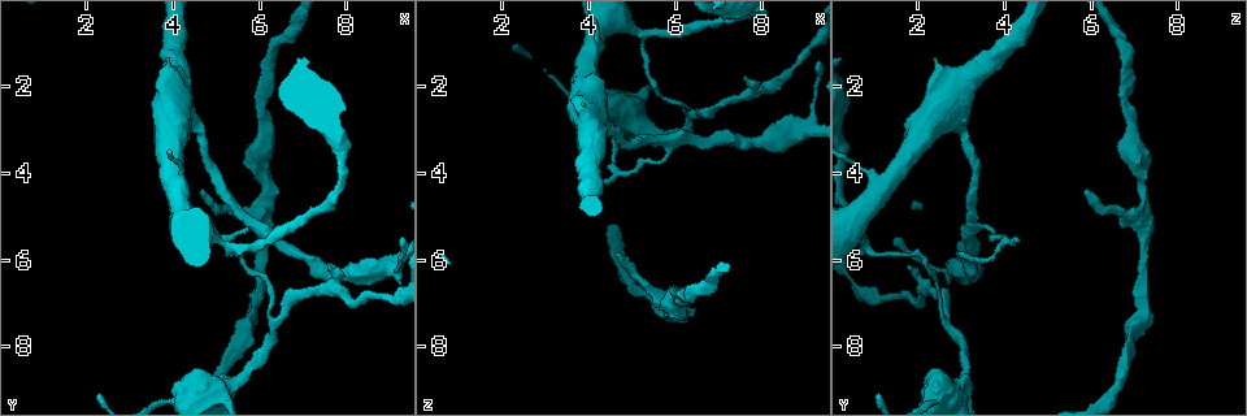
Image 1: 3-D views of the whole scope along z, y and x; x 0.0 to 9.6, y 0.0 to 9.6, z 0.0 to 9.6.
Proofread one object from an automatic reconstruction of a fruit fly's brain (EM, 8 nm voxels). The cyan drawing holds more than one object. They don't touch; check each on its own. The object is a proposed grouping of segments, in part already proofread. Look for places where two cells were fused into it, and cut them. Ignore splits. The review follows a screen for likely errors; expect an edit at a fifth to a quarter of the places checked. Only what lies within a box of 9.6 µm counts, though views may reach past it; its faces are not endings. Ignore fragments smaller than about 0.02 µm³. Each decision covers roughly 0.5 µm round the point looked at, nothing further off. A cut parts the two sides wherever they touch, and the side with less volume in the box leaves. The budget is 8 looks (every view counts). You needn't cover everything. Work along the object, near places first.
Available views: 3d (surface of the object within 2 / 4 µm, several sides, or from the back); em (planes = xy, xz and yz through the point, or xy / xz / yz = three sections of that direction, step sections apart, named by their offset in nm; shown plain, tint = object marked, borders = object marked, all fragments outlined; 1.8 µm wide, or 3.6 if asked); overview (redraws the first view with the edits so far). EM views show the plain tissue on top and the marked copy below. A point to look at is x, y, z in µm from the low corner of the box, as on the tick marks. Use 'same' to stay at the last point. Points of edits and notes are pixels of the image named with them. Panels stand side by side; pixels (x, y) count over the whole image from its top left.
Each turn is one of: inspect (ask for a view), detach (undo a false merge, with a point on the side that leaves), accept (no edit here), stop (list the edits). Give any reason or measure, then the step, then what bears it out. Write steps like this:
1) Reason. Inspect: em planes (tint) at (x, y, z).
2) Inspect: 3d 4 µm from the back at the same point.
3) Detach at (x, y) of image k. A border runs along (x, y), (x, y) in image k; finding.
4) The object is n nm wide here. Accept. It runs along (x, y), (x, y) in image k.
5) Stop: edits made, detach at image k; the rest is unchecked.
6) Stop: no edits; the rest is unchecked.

Sharp bend. Inspect: 3d 2 µm at (6.30, 7.35, 2.65).

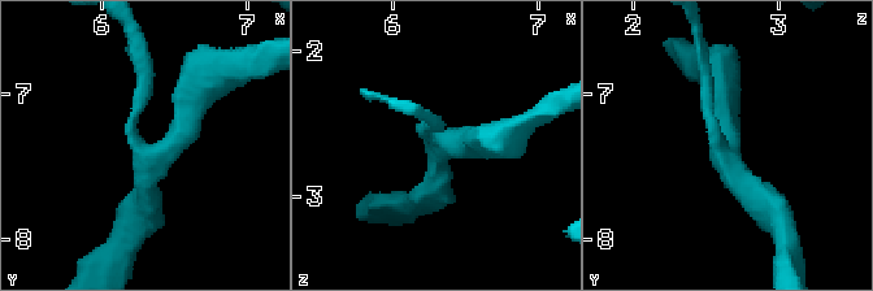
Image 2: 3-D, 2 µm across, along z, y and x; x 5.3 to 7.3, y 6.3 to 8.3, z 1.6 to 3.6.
3 arms meet here; need the tissue. Inspect: em xy step 4 (tint) at (6.36, 7.38, 2.62).

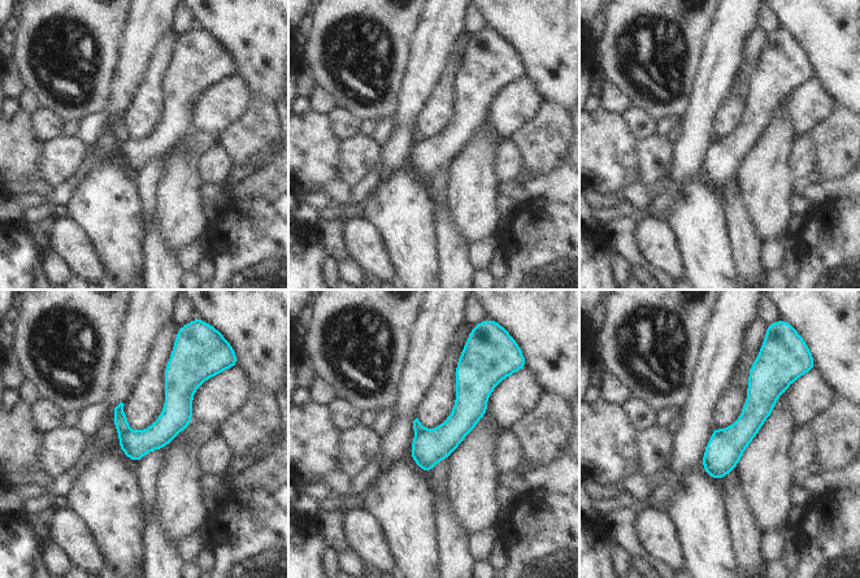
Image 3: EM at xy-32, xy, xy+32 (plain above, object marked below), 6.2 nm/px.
Inspect: em planes (tint) at the same point.

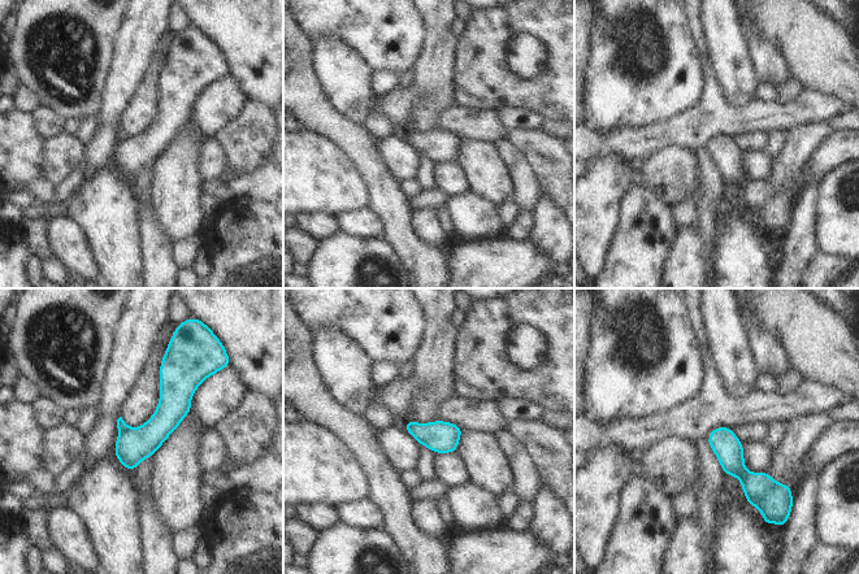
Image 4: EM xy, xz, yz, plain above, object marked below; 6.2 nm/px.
Detach at (133, 446) of image 4. The part that leaves runs along (165, 361), (169, 414), (129, 466) in image 4; two cells meet here.

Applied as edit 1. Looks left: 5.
Inspect: 3d 4 µm at (5.25, 5.70, 0.80).

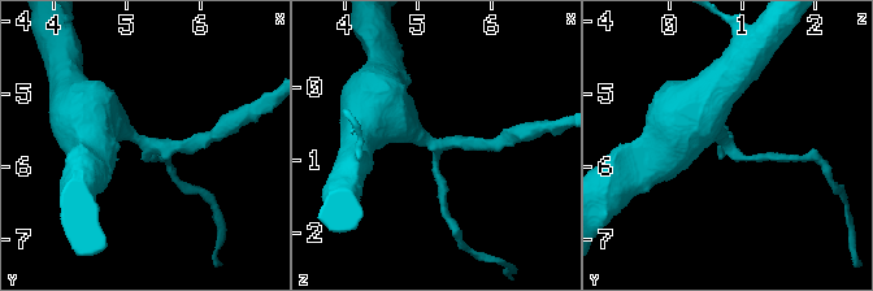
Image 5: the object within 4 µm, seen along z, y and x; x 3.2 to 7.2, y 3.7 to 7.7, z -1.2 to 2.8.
3 arms meet here. Inspect: em planes (tint) at (5.25, 5.70, 0.80).

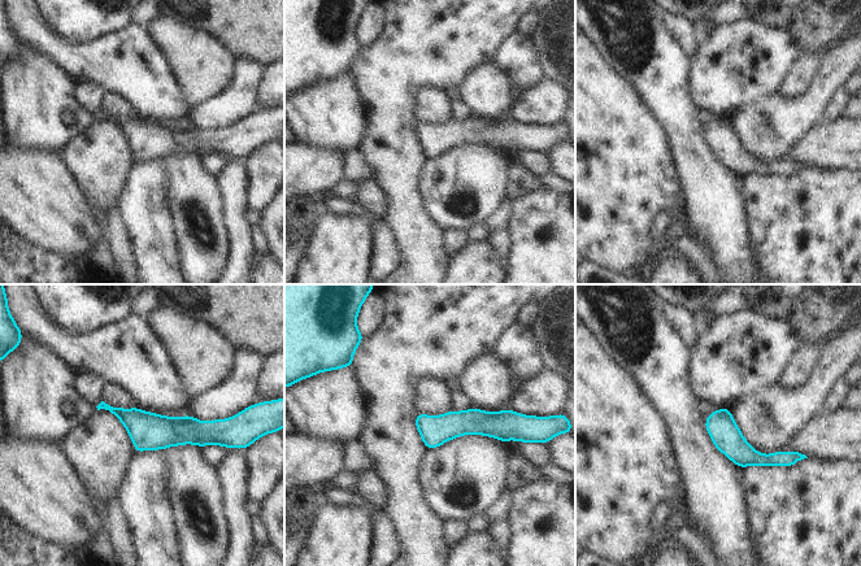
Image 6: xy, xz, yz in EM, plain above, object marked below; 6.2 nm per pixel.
The object is 190 nm wide here. Accept. It runs along (114, 410), (147, 430), (217, 423) in image 6; all the same cell.

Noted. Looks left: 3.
Branch point. Inspect: 3d 4 µm at (4.20, 4.20, 1.05).

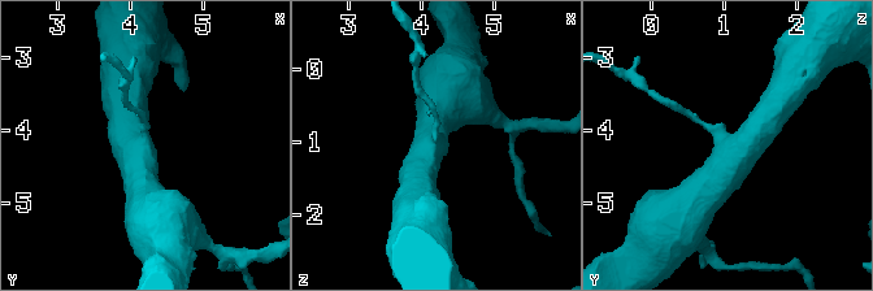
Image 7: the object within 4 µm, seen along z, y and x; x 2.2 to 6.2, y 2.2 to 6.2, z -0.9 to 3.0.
3 arms meet here; shape alone is not enough. Inspect: em planes (tint) at (4.15, 4.10, 1.05).

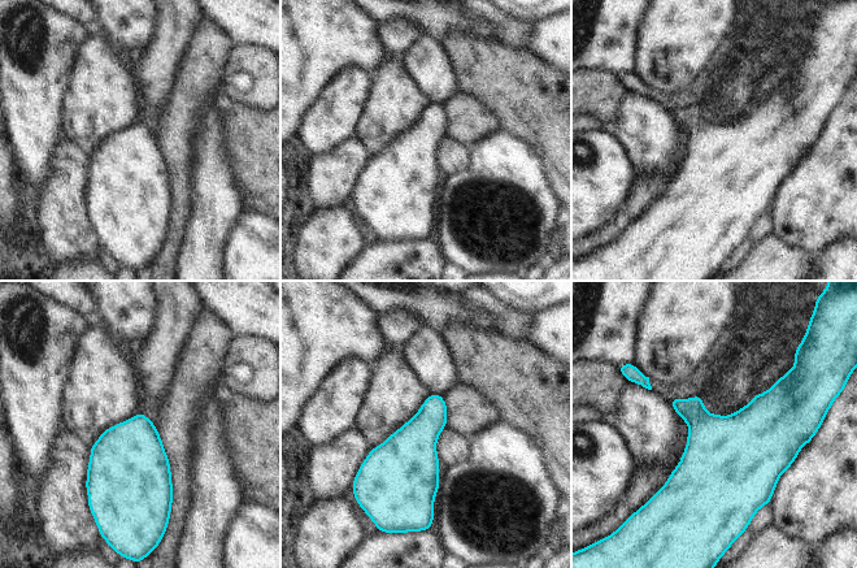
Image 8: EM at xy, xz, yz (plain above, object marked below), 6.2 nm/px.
The object is 280 nm wide here. Accept. One cell here.

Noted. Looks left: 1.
Stop: edits made, detach at image 4; the rest is unchecked.

